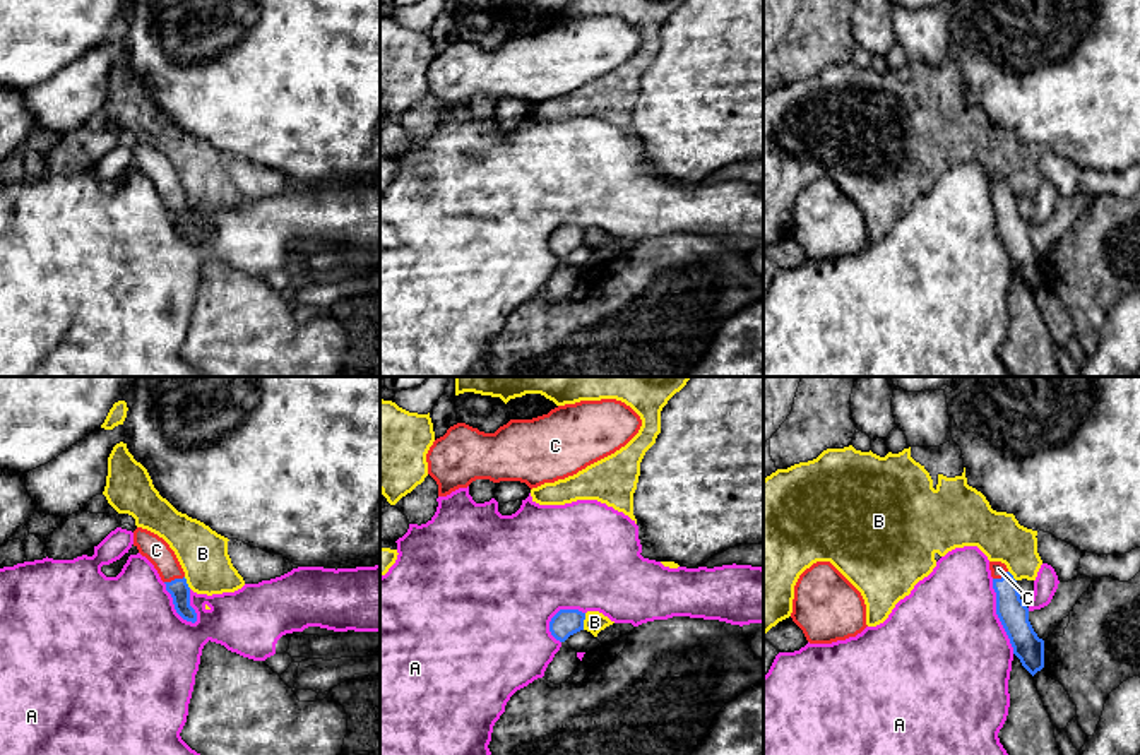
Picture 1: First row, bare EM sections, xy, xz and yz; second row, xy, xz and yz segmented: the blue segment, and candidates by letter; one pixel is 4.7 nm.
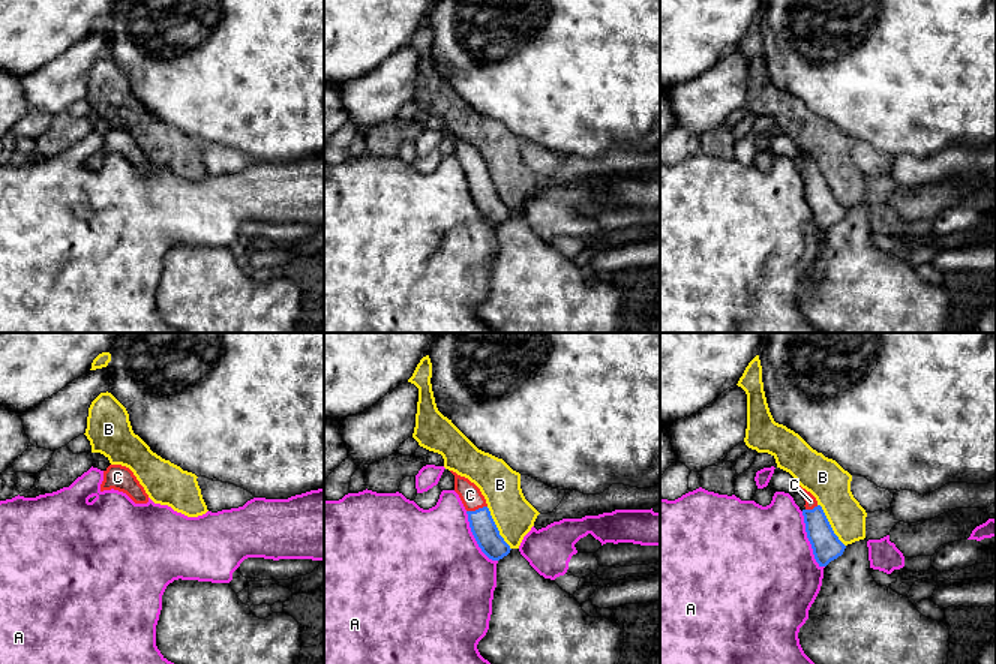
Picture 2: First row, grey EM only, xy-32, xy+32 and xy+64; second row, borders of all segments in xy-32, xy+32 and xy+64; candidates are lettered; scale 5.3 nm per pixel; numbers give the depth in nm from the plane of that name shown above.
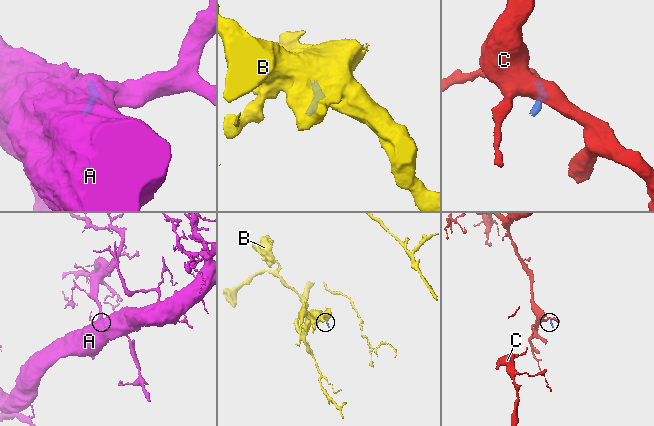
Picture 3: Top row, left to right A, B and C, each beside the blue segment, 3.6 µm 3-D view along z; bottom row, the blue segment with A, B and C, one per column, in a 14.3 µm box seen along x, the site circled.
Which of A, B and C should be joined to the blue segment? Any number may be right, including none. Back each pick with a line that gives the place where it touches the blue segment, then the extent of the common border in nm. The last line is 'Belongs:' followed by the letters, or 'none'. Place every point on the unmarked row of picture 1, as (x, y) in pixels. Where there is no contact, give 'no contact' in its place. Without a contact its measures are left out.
C: meets blue in xy at (173, 197); contact 100 nm long
Belongs: C

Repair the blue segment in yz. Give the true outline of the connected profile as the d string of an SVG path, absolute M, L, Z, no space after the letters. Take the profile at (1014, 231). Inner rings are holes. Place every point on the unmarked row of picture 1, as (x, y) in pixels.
M989 178L993 205L996 209L996 231L1010 255L1013 270L1034 293L1044 284L1044 257L1037 253L1029 224L1020 216L1017 197L1001 178Z

